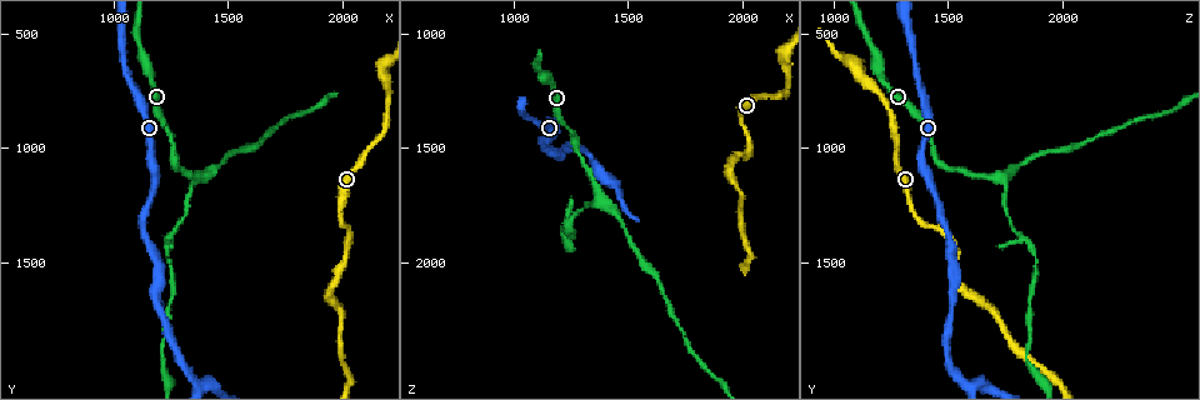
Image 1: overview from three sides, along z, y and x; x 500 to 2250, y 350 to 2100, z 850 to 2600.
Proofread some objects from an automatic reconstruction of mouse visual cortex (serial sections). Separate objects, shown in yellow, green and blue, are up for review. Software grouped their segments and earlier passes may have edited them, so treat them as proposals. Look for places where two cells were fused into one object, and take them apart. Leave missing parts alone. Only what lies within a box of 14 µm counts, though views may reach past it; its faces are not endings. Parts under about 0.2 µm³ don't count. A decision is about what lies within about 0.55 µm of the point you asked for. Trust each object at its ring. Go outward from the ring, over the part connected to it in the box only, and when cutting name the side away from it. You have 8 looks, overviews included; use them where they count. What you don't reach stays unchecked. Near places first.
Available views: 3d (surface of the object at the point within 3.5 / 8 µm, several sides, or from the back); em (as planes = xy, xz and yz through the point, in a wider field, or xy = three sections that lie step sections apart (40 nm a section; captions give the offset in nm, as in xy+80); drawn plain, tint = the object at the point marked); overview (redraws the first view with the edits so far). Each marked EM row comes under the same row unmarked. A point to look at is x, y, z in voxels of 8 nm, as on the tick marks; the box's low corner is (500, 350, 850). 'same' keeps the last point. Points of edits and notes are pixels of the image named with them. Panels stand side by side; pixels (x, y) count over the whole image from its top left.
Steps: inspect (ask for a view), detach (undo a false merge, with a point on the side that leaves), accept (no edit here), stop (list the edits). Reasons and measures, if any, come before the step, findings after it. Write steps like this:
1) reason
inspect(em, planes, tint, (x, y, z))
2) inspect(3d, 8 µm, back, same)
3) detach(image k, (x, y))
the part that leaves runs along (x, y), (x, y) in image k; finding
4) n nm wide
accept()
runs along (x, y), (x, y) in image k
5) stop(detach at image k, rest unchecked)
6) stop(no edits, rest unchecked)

calibre changes
inspect(3d, 8 µm, back, (1150, 660, 1210))

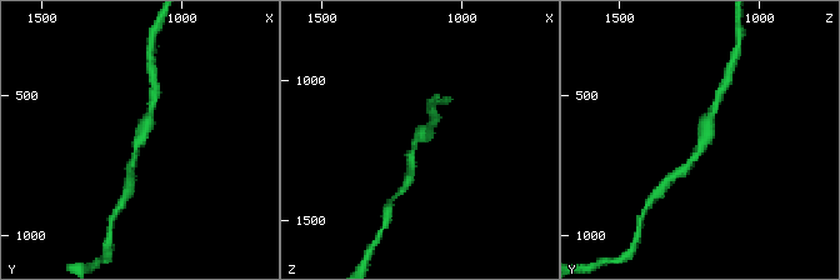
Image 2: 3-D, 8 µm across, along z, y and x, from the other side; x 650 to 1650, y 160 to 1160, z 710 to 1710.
inspect(3d, 3.5 µm, (1160, 660, 1200))

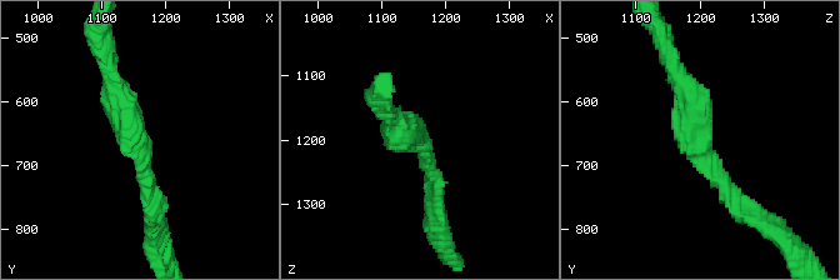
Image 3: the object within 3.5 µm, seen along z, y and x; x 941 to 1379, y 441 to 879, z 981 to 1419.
arms of 200, 300 nm; now the EM
inspect(em, xy, step 1, tint, (1155, 665, 1200))

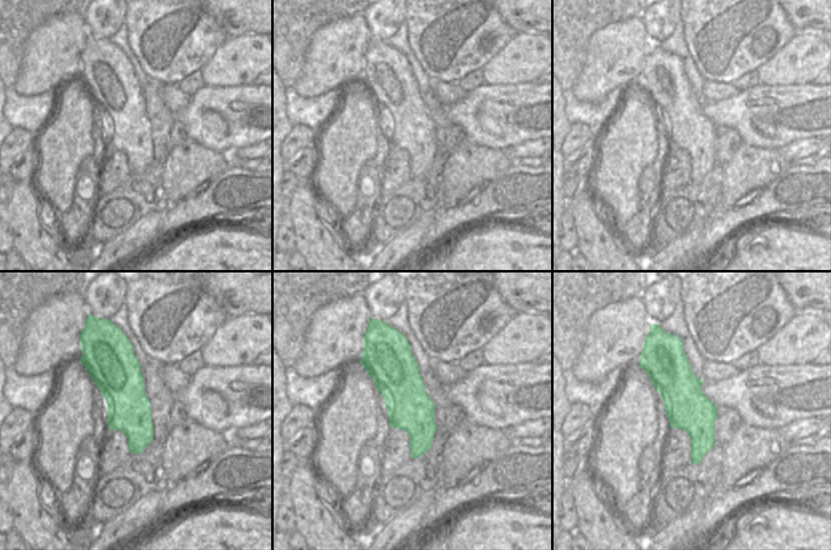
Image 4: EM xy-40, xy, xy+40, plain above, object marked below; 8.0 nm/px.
accept()
runs along (677, 348), (696, 460) in image 4; continuous, no second cell

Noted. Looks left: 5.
sharp bend
inspect(3d, 3.5 µm, (1370, 1120, 1740))

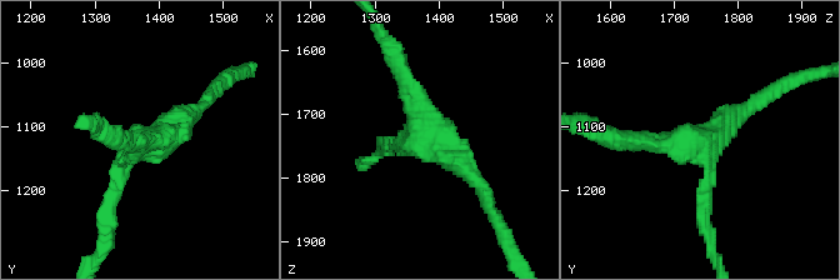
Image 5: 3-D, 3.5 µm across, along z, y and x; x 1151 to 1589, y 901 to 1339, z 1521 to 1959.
need the tissue
inspect(em, xy, step 2, tint, (1370, 1120, 1730))

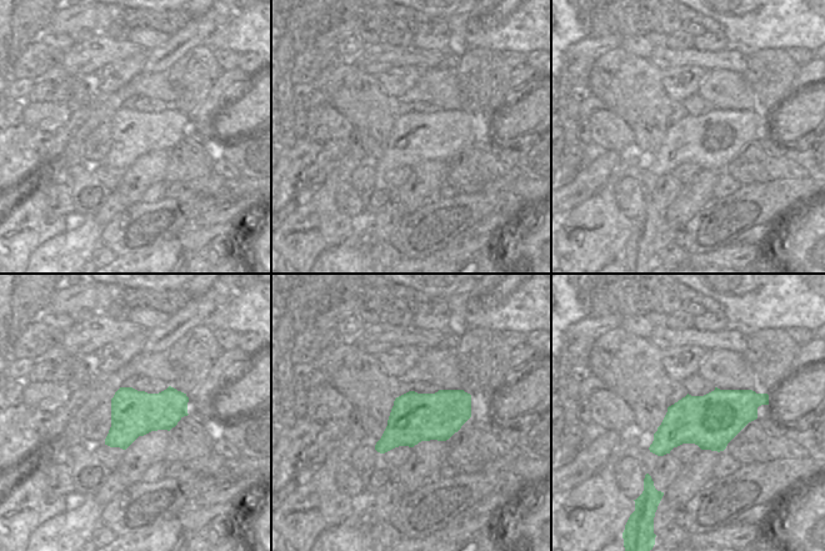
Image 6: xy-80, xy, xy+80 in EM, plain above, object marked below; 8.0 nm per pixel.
inspect(em, xy, step 3, tint, same)

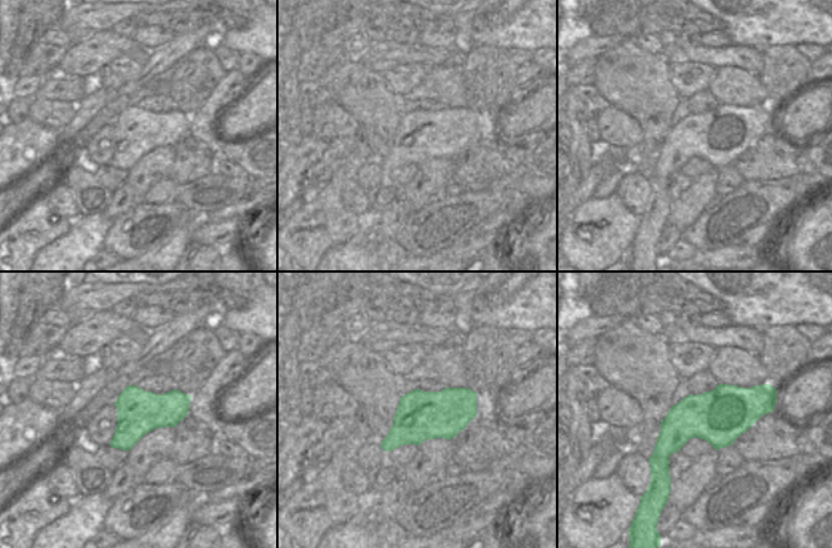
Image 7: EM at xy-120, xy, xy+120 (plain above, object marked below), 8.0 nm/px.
arms of 150, 200, 300 nm
accept()
runs along (615, 136), (691, 140), (708, 163), (704, 209) in image 5; all the same cell

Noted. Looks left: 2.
a narrow waist
inspect(3d, 3.5 µm, (2000, 1490, 1530))

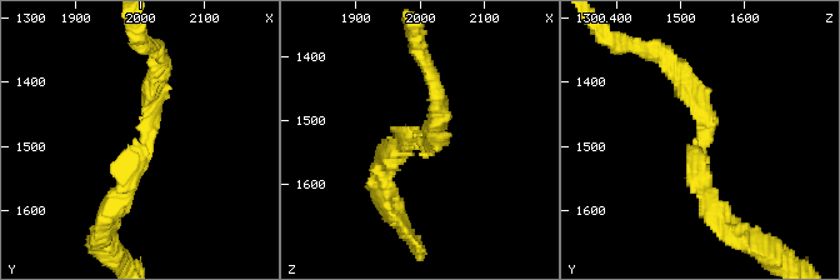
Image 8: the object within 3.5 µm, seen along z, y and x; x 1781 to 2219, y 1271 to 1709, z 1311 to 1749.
arms of 250, 250 nm
accept()
runs along (156, 76), (149, 141), (106, 218) in image 8; continuous, no second cell

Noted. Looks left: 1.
stop(no edits, rest unchecked)

